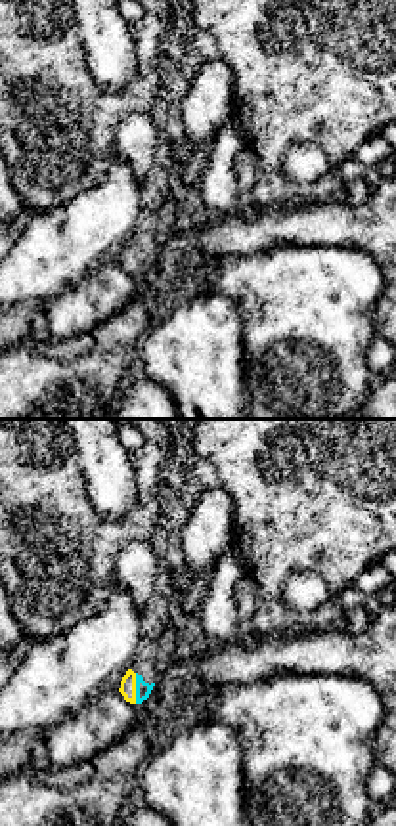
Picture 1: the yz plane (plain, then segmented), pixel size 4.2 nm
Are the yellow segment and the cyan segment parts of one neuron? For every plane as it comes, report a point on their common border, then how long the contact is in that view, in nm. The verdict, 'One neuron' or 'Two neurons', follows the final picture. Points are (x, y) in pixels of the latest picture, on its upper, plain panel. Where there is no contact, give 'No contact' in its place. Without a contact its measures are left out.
Touches yellow at (134, 260). Shared border 130 nm

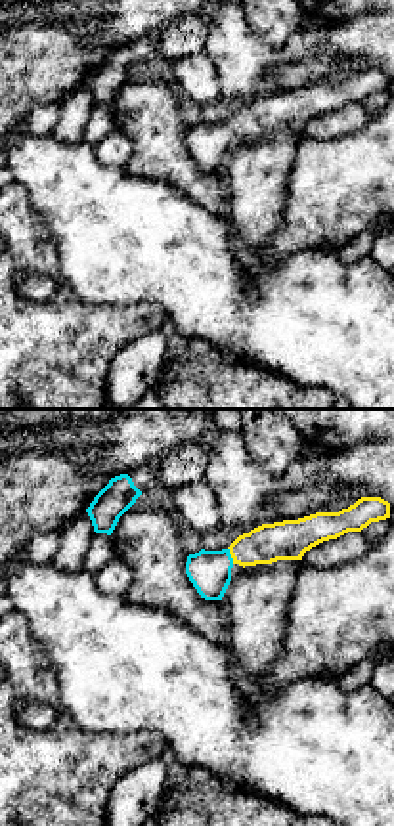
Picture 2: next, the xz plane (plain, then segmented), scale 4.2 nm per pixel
Touches yellow at (230, 125). Shared border 80 nm

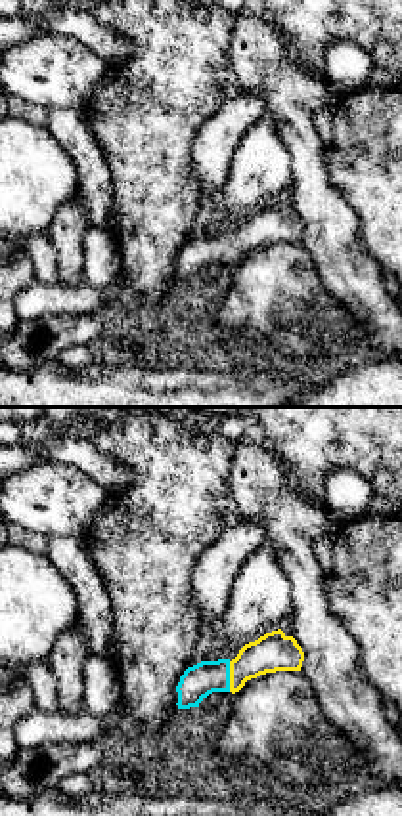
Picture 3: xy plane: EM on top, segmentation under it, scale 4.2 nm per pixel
Touches yellow at (230, 249). Shared border 130 nm

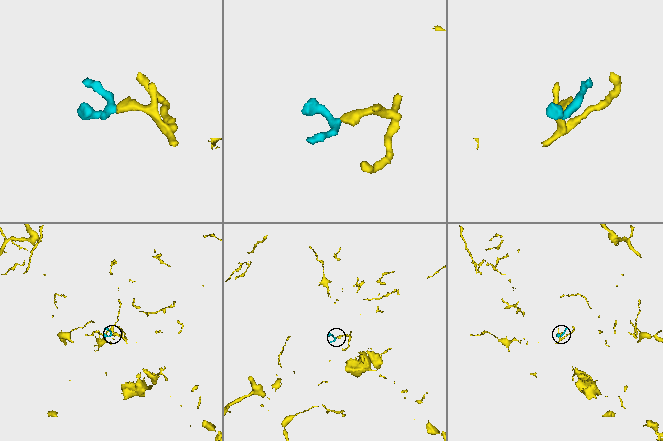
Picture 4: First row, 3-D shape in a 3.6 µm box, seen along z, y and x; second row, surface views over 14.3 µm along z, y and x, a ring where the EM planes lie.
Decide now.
One neuron

